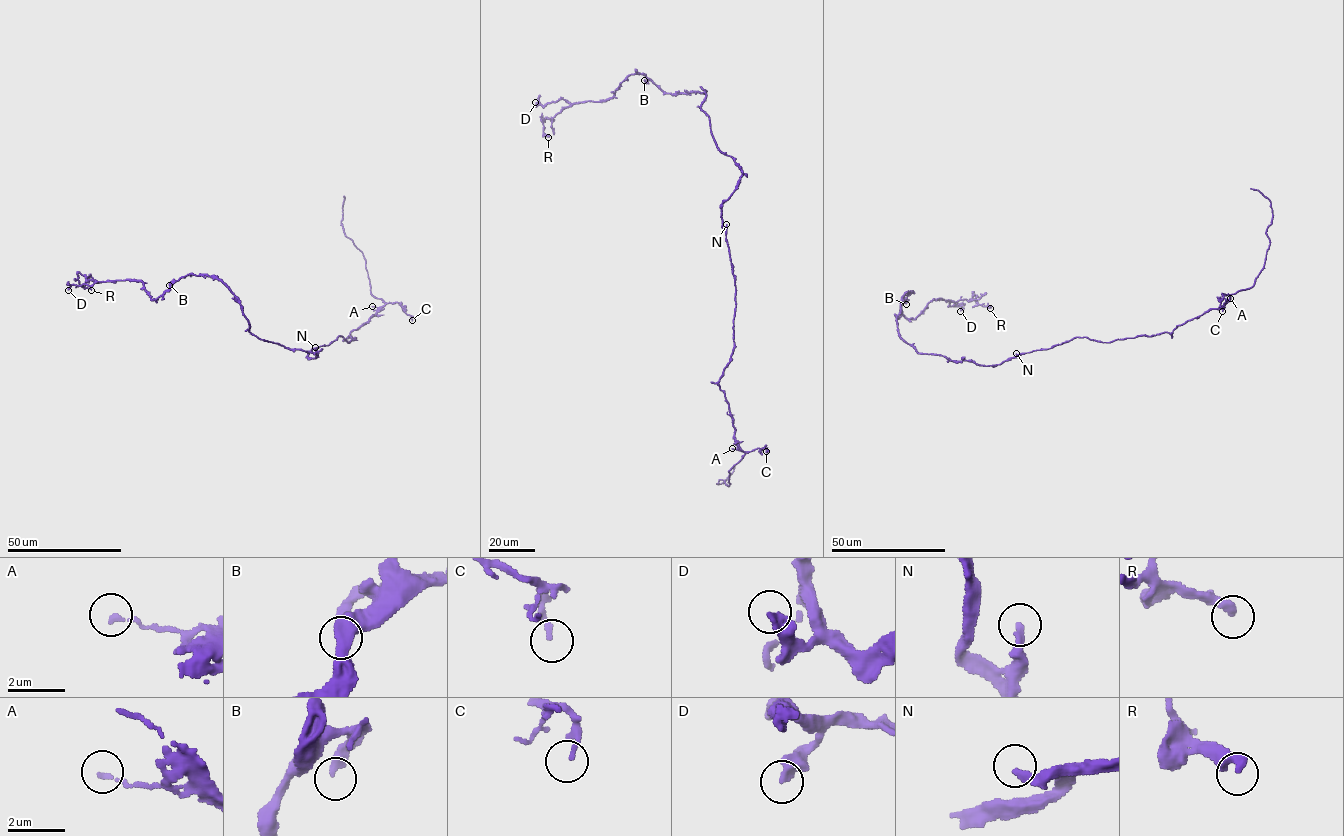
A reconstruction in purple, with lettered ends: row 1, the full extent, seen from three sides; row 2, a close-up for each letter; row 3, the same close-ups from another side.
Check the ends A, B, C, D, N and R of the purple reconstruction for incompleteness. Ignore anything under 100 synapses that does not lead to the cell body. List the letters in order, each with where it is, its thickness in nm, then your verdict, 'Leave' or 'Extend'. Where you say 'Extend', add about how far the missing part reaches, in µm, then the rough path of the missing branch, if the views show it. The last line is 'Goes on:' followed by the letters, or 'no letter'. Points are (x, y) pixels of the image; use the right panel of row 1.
A: Place: (1230, 298). Thickness 160 nm. Leave
B: Place: (906, 304). Thickness 360 nm. Leave
C: Place: (1222, 311). Thickness 110 nm. Leave
D: Place: (960, 311). Thickness 380 nm. Leave
N: Place: (1016, 353). Thickness 240 nm. Leave
R: Place: (990, 308). Thickness 320 nm. Leave
Goes on: no letter

